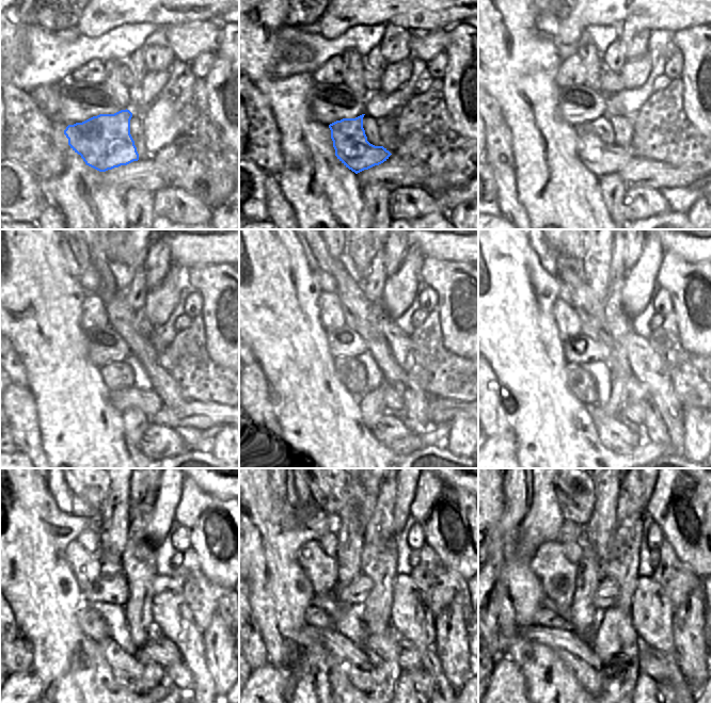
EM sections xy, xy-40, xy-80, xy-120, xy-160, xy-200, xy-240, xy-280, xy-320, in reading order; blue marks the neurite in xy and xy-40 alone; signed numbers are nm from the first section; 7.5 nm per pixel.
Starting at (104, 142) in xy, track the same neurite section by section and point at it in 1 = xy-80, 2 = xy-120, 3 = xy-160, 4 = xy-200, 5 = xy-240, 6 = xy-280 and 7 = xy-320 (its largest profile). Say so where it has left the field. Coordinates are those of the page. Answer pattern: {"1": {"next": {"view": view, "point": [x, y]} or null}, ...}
{"1": {"next": {"view": "xy-80", "point": [600, 158]}}, "2": {"next": {"view": "xy-120", "point": [146, 400]}}, "3": {"next": {"view": "xy-160", "point": [393, 402]}}, "4": {"next": {"view": "xy-200", "point": [635, 411]}}, "5": {"next": {"view": "xy-240", "point": [161, 650]}}, "6": {"next": {"view": "xy-280", "point": [409, 658]}}, "7": {"next": {"view": "xy-320", "point": [651, 661]}}}

